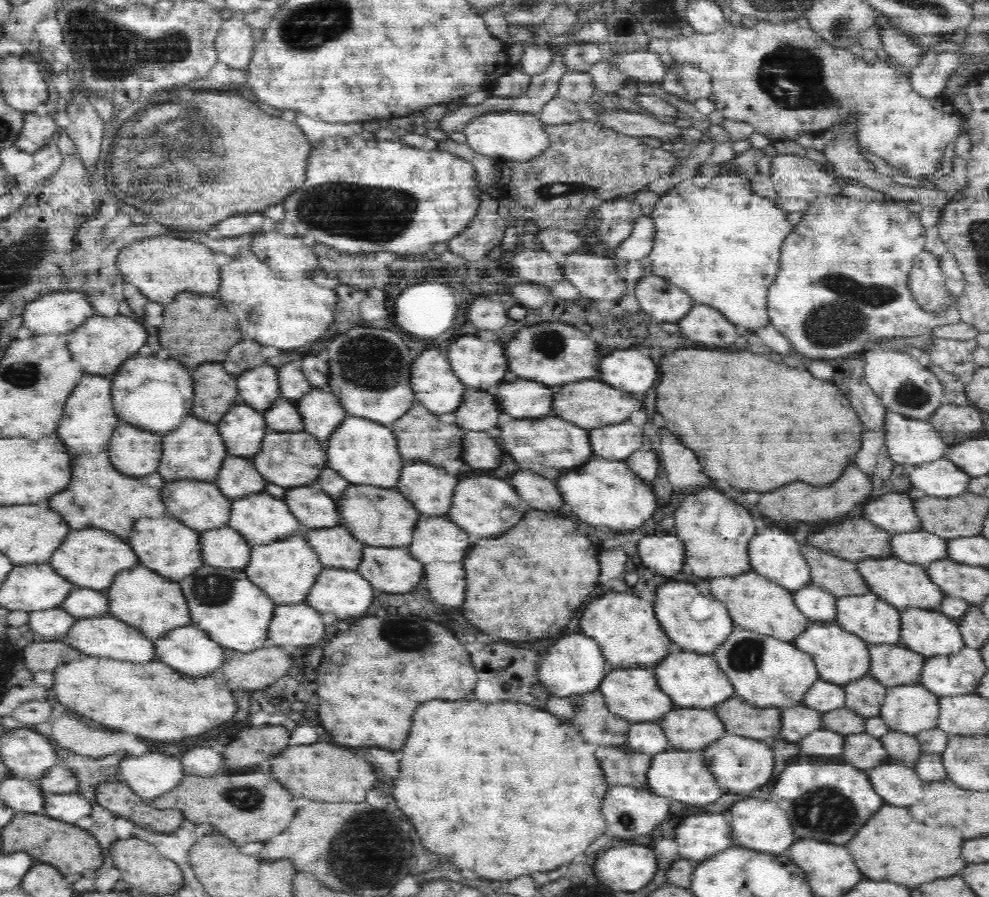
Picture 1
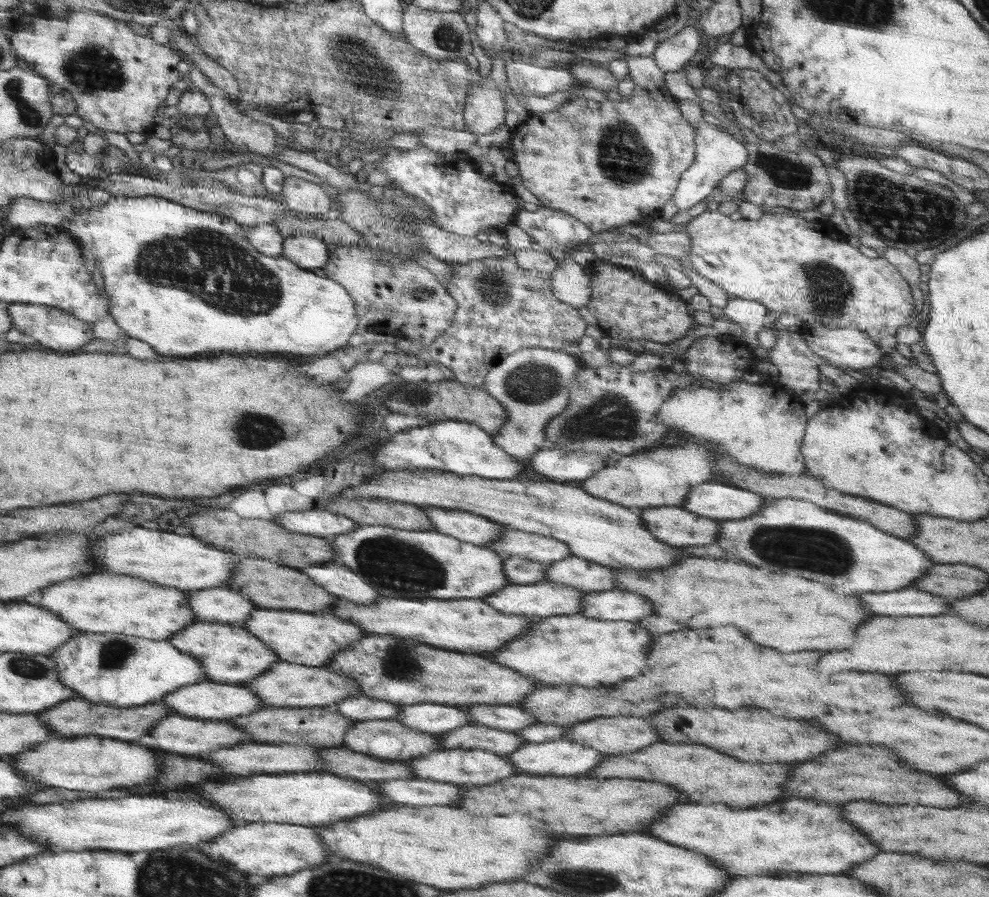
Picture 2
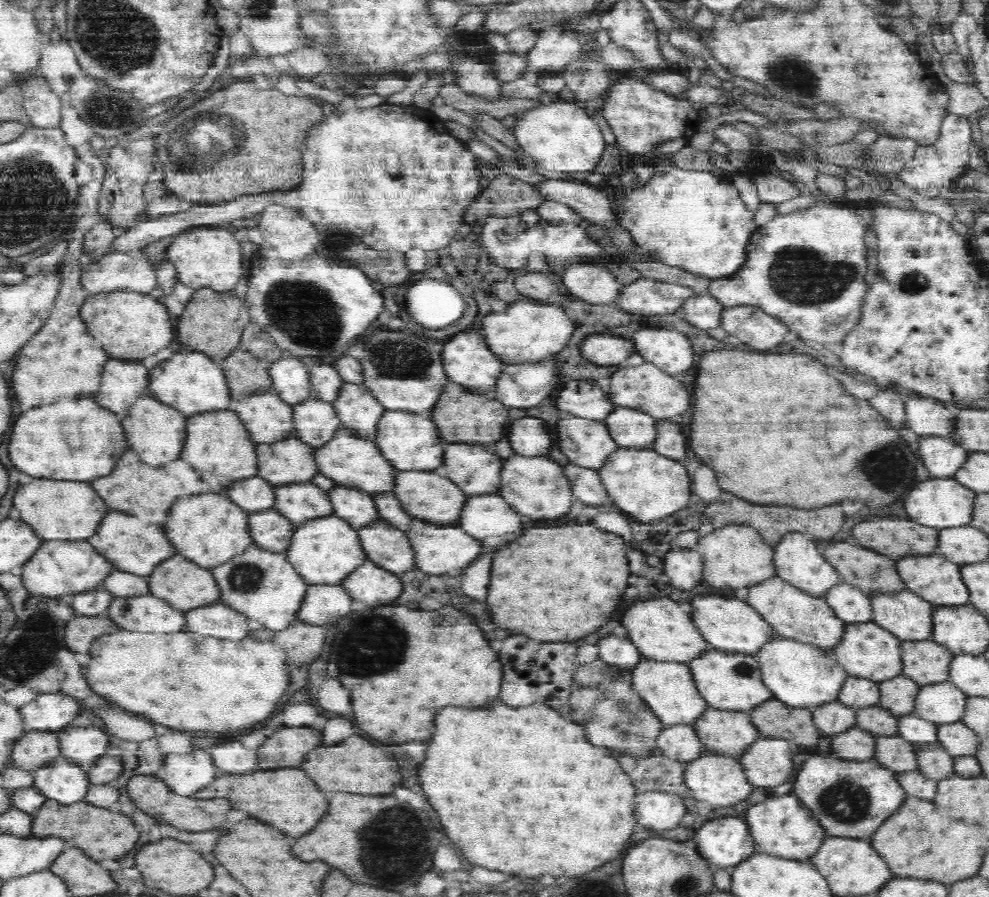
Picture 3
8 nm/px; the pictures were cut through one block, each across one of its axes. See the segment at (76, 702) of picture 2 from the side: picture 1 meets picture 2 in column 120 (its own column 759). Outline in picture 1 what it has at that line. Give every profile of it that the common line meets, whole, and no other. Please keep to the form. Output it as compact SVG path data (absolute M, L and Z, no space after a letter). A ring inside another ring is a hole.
M731 698L713 710L724 720L727 732L738 736L775 739L782 732L783 711L779 707L760 708L744 698Z

